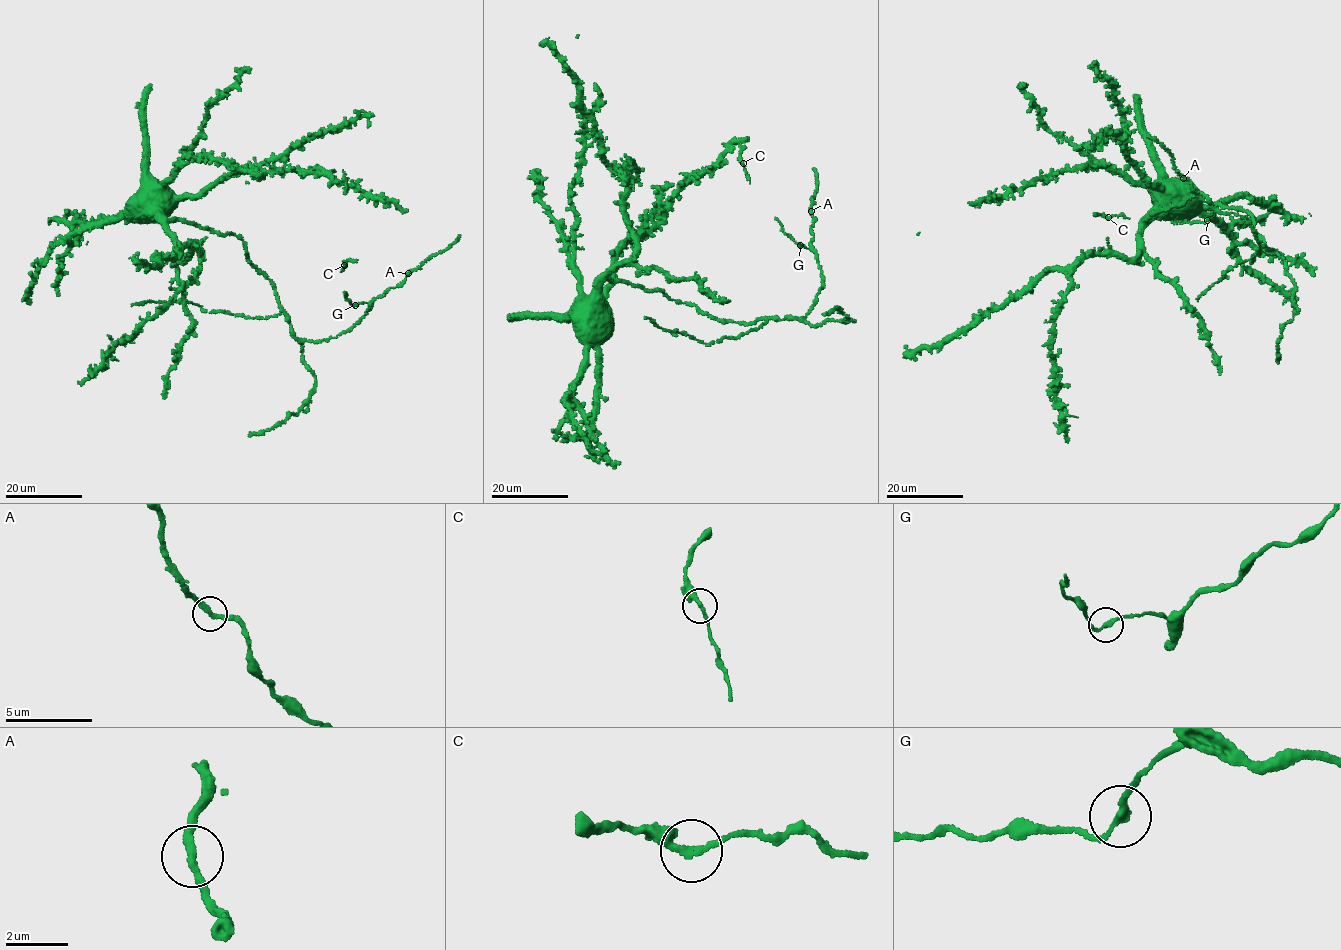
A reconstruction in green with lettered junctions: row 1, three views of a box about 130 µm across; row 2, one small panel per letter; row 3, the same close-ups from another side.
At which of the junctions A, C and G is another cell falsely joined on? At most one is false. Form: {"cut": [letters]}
{"cut": []}

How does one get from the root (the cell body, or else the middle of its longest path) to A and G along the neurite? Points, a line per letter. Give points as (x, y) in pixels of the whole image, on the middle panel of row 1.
A: (588, 302), (600, 294), (604, 279), (664, 292), (726, 322), (802, 319), (823, 281), (811, 211)
G: (588, 302), (604, 279), (664, 292), (726, 322), (802, 319), (823, 277), (817, 256), (800, 245)

